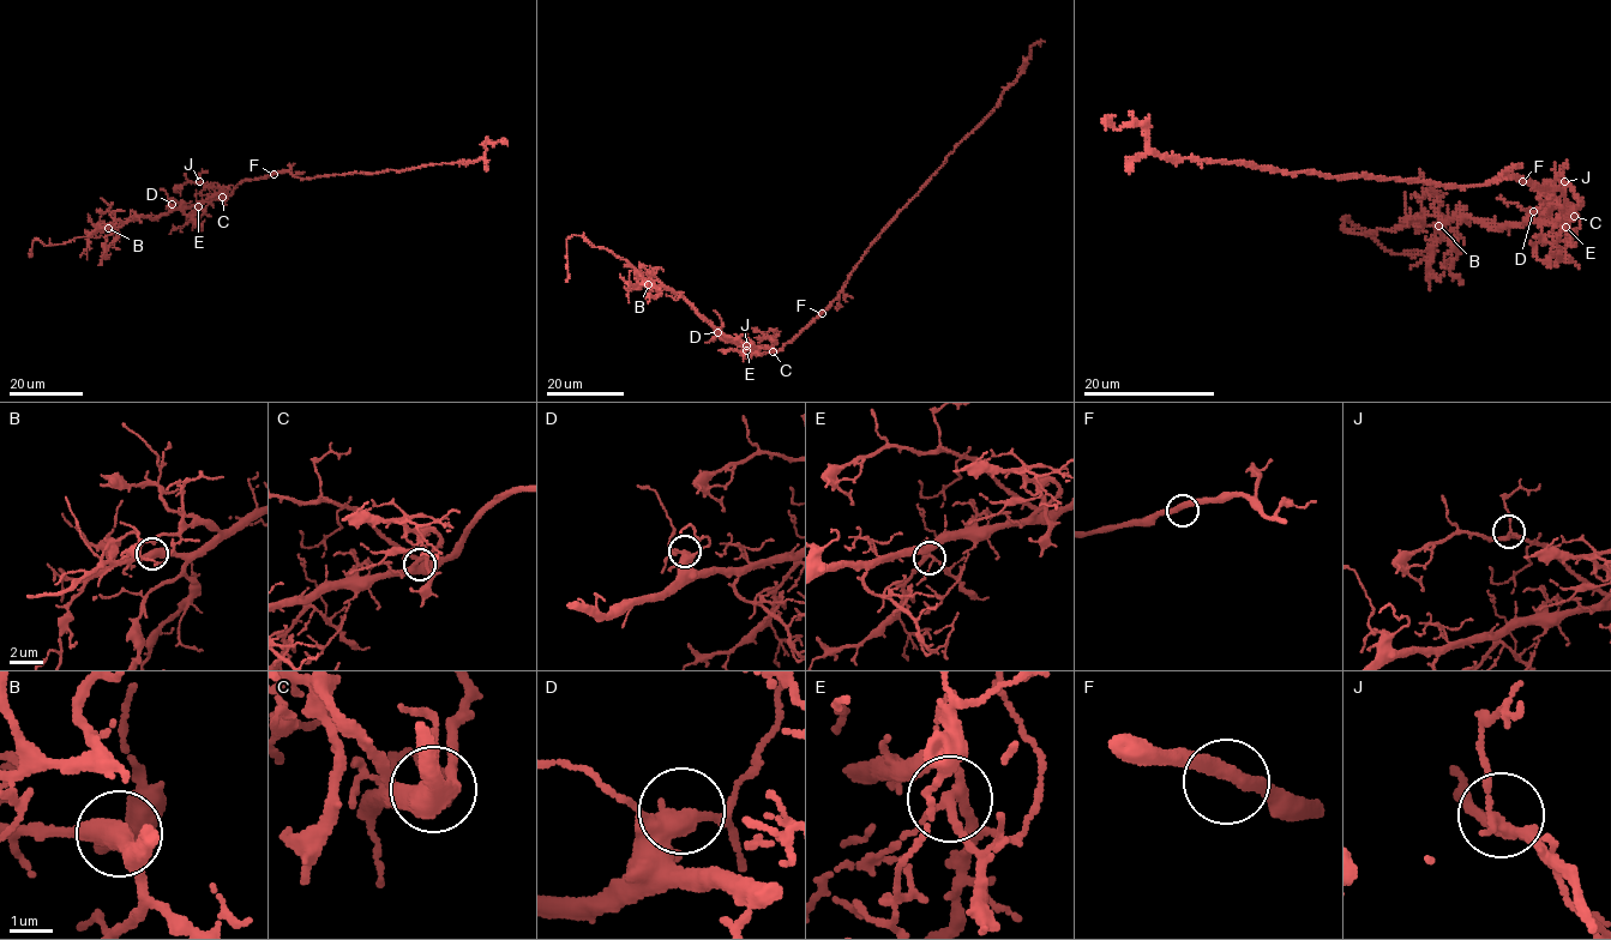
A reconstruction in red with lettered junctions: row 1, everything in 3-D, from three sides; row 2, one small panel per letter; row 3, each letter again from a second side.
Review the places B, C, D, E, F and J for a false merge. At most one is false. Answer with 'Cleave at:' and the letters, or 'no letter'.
Cleave at: no letter

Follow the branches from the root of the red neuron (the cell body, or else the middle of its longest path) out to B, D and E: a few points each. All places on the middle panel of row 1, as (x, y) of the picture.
B: (821, 313), (779, 350), (749, 348), (725, 337), (677, 294), (659, 284), (648, 284)
D: (821, 313), (779, 350), (749, 348), (717, 332)
E: (821, 313), (779, 350), (746, 350)

